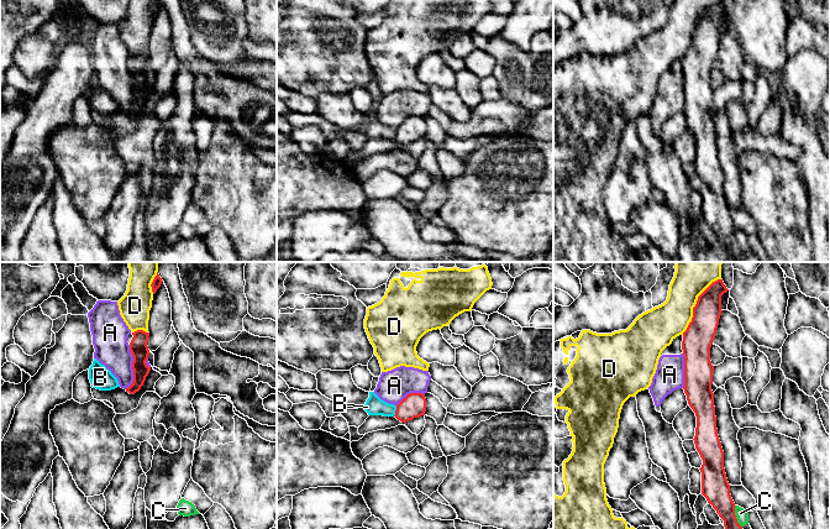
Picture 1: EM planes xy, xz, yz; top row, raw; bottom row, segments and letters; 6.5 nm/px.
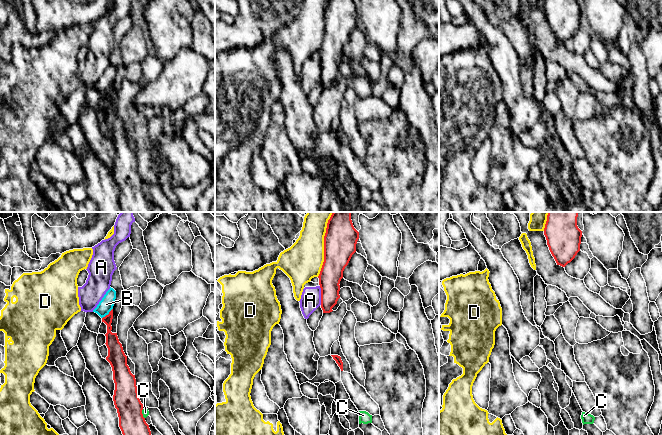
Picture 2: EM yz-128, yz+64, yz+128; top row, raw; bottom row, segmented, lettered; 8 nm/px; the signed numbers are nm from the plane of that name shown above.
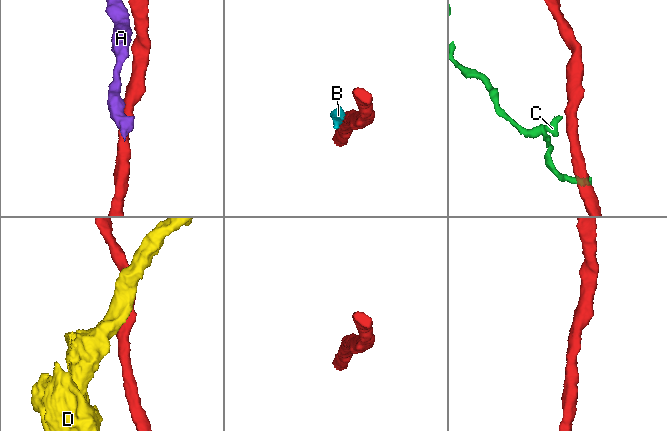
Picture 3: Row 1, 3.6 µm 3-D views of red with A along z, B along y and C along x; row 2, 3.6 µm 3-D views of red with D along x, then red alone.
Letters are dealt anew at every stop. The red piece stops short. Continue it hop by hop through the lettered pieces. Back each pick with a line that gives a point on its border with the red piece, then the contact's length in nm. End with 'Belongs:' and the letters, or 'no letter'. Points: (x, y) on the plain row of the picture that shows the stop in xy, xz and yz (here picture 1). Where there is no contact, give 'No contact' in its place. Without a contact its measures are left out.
Belongs: no letter

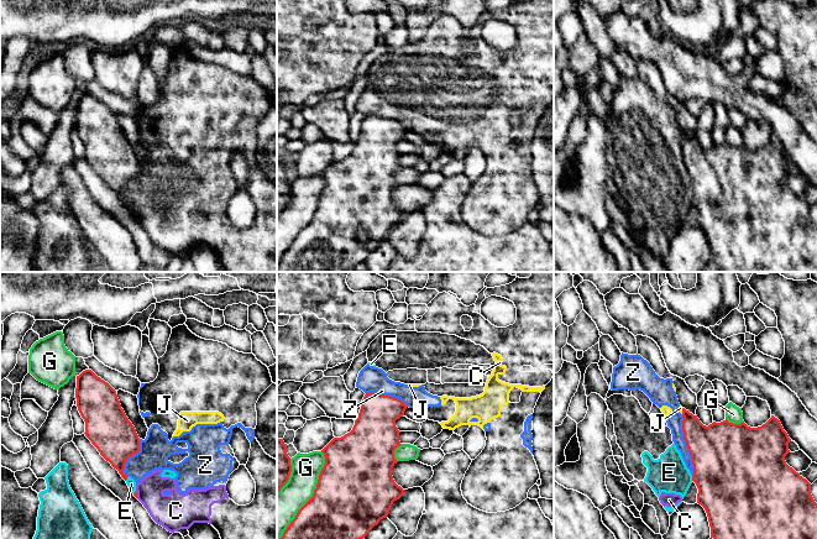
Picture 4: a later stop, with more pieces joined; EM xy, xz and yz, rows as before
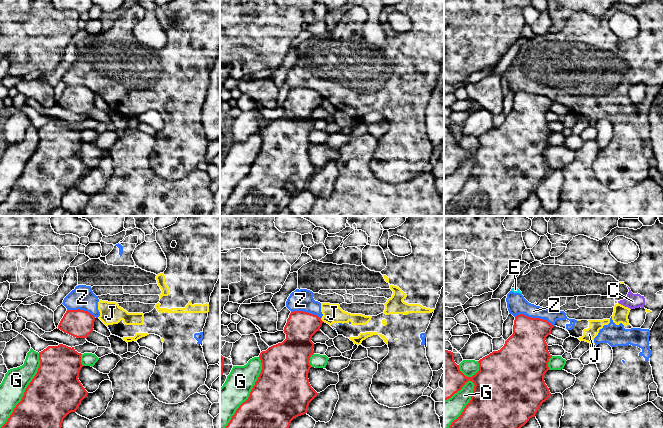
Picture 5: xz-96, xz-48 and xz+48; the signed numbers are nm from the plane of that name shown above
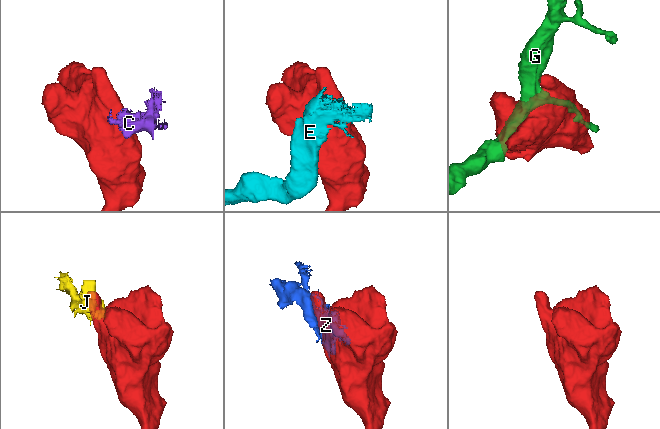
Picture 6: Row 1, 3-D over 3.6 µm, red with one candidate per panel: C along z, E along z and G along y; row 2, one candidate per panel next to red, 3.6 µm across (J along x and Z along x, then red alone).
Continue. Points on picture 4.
Belongs: no letter

